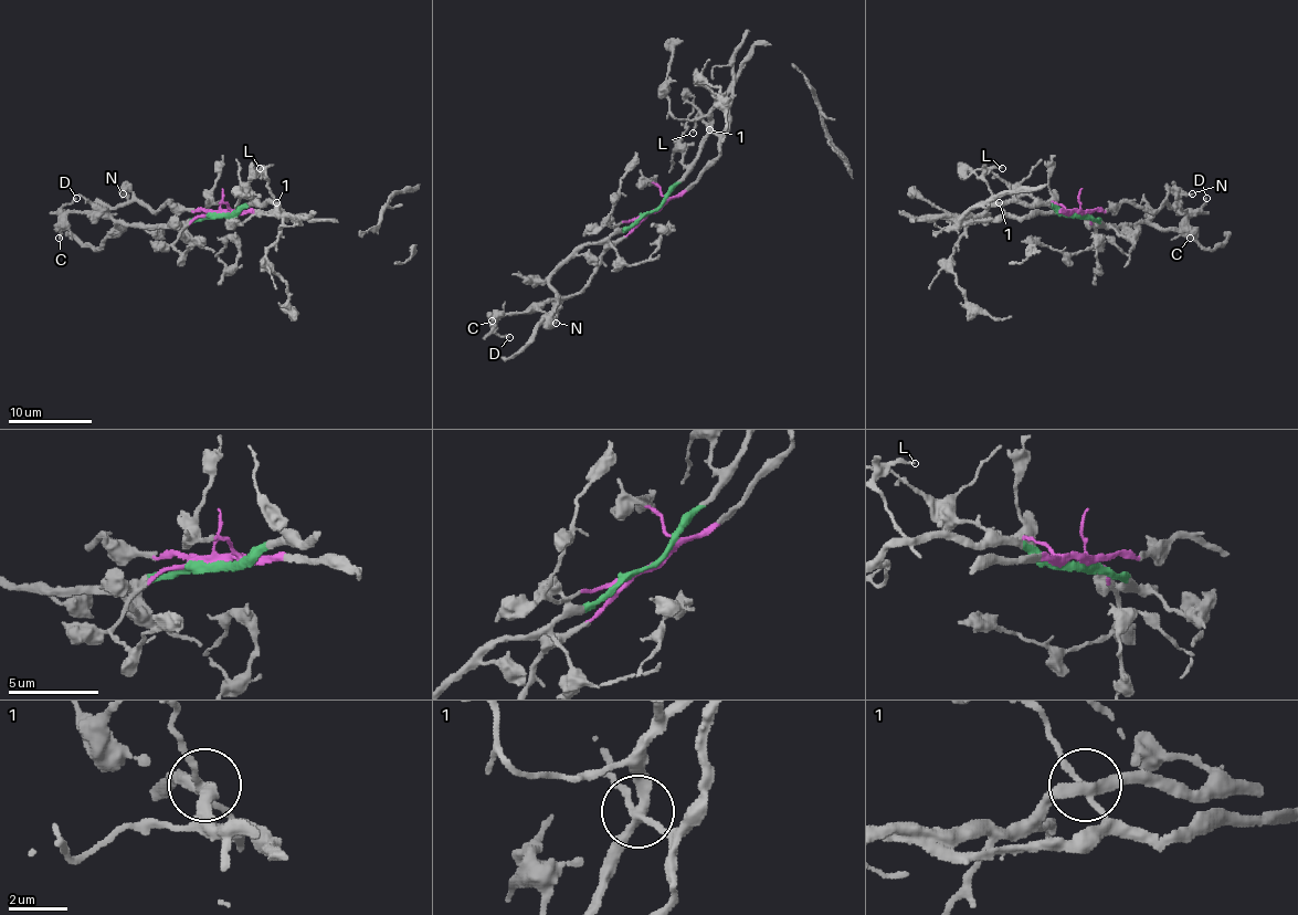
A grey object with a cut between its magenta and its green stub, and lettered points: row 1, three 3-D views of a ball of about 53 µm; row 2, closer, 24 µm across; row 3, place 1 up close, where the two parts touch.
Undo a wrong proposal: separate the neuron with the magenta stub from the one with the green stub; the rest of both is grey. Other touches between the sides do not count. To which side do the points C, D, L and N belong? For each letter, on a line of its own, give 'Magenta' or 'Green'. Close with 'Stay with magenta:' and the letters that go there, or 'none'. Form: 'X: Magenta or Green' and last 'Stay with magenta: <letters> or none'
C: Magenta
D: Magenta
L: Magenta
N: Magenta
Stay with magenta: C, D, L, N

